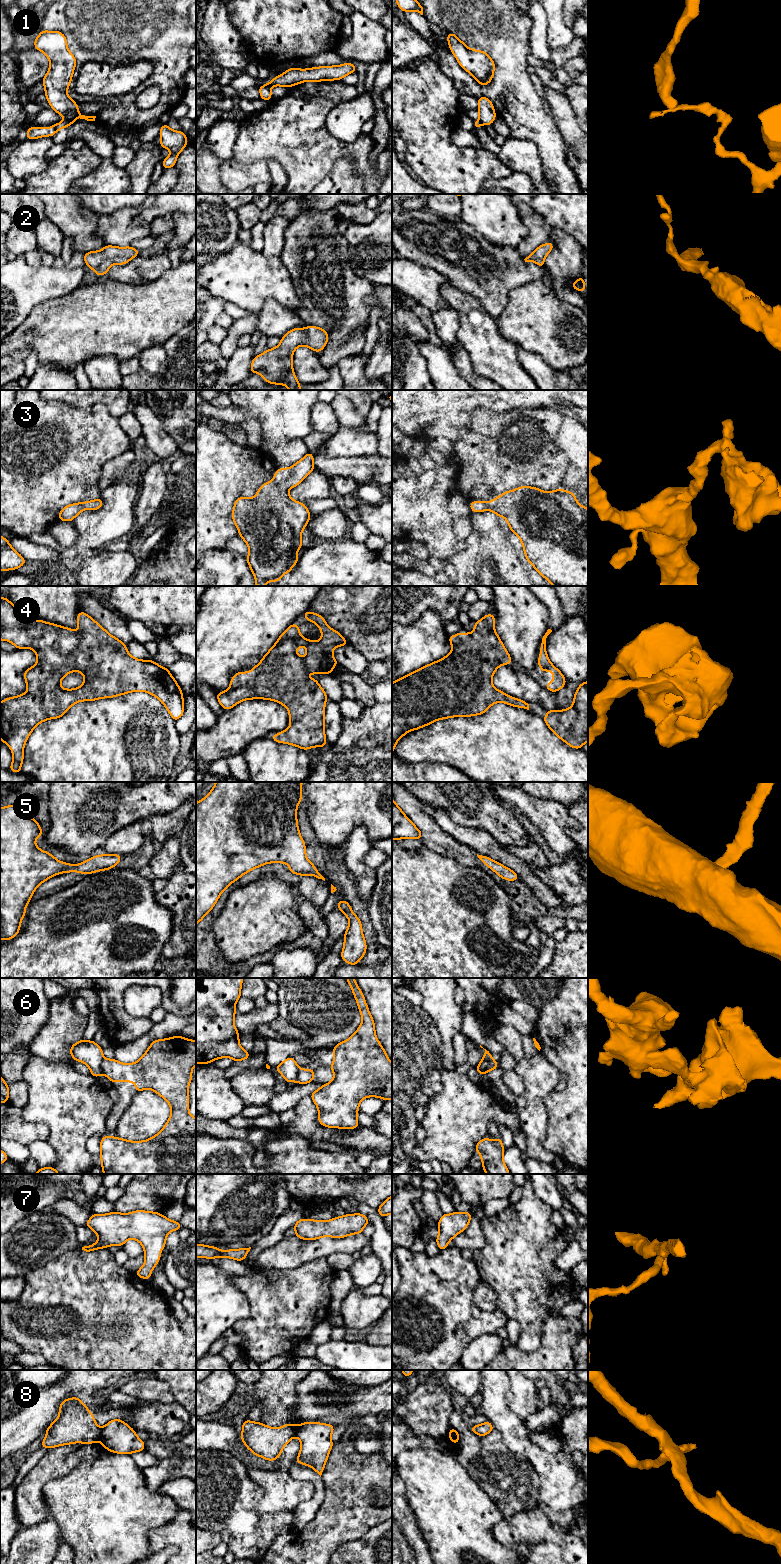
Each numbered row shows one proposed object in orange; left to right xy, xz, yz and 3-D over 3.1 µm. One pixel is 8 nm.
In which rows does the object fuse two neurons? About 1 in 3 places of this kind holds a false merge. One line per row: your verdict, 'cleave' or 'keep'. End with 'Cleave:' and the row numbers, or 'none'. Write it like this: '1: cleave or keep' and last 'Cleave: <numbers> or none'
1: cleave
2: keep
3: keep
4: keep
5: keep
6: cleave
7: keep
8: cleave
Cleave: 1, 6, 8

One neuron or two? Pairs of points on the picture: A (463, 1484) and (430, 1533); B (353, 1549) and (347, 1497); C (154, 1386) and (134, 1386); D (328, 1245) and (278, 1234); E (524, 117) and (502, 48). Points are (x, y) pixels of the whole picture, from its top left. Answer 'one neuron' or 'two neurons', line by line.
A: one neuron
B: two neurons
C: one neuron
D: two neurons
E: one neuron

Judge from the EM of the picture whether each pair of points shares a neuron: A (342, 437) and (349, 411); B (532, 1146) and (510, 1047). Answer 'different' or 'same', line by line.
A: different
B: same

